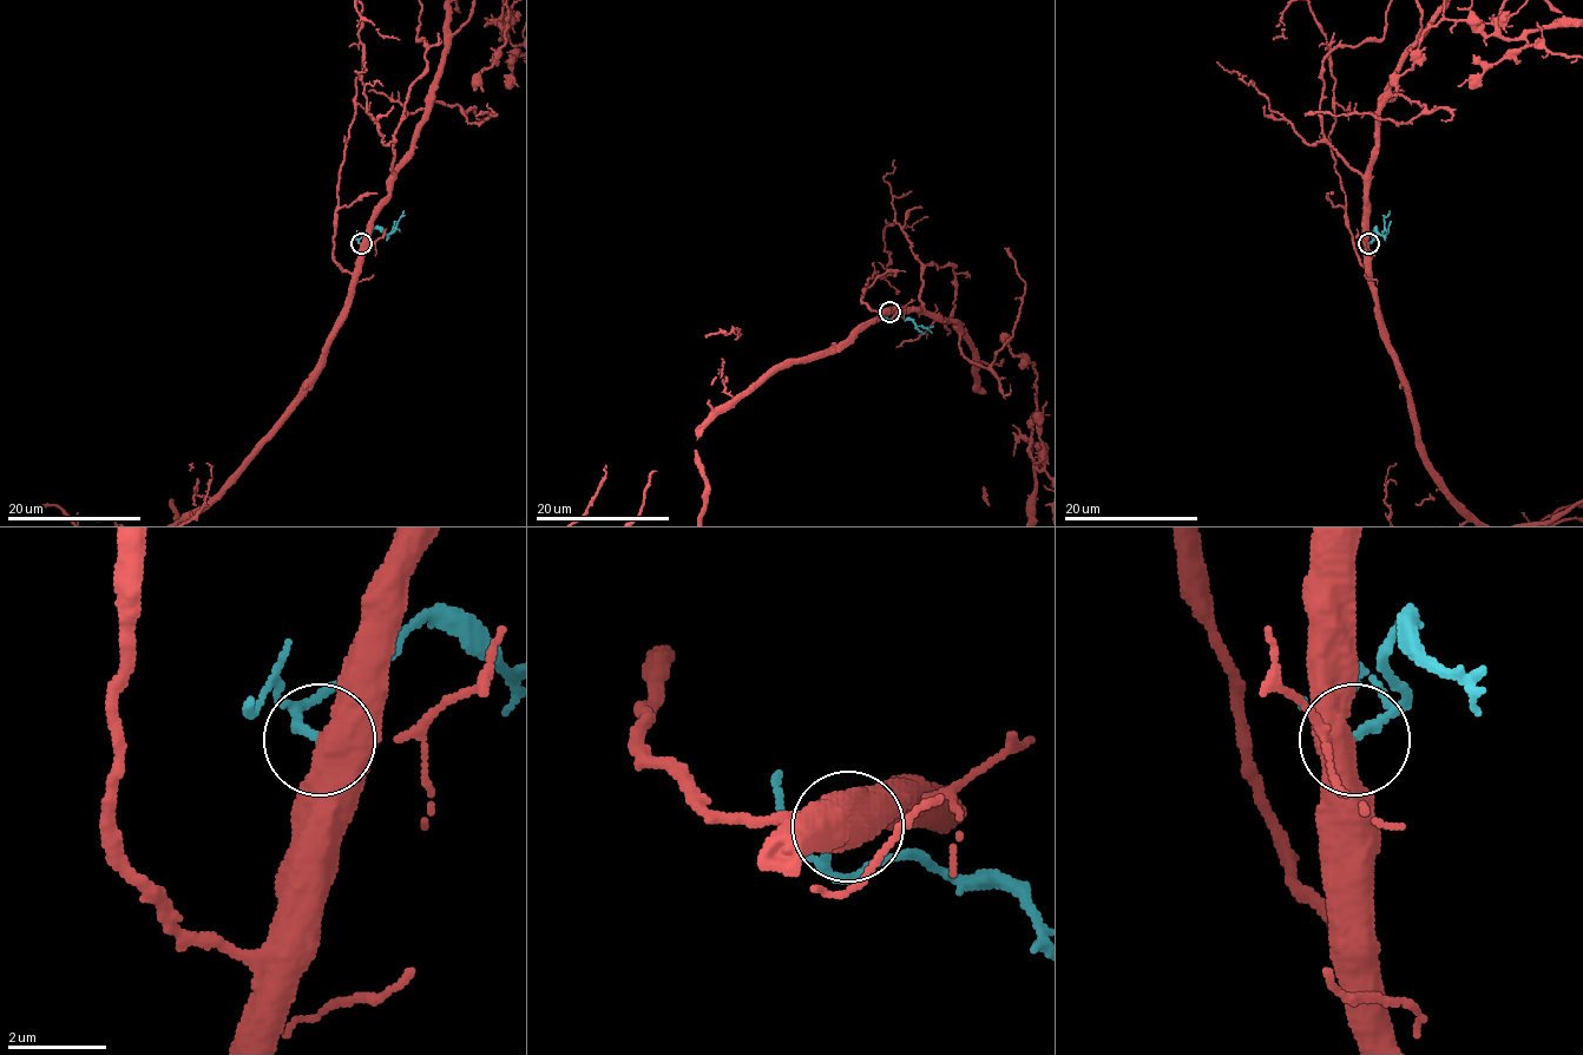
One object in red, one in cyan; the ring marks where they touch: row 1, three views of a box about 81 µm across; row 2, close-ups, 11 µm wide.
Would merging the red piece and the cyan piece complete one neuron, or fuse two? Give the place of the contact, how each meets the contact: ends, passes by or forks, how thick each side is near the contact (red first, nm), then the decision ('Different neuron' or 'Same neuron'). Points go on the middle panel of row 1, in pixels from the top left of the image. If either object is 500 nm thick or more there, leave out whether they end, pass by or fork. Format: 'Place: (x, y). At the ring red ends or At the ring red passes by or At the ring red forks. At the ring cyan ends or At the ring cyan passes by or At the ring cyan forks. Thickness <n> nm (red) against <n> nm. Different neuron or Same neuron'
Place: (889, 312). Thickness 600 nm (red) against 130 nm. Same neuron

